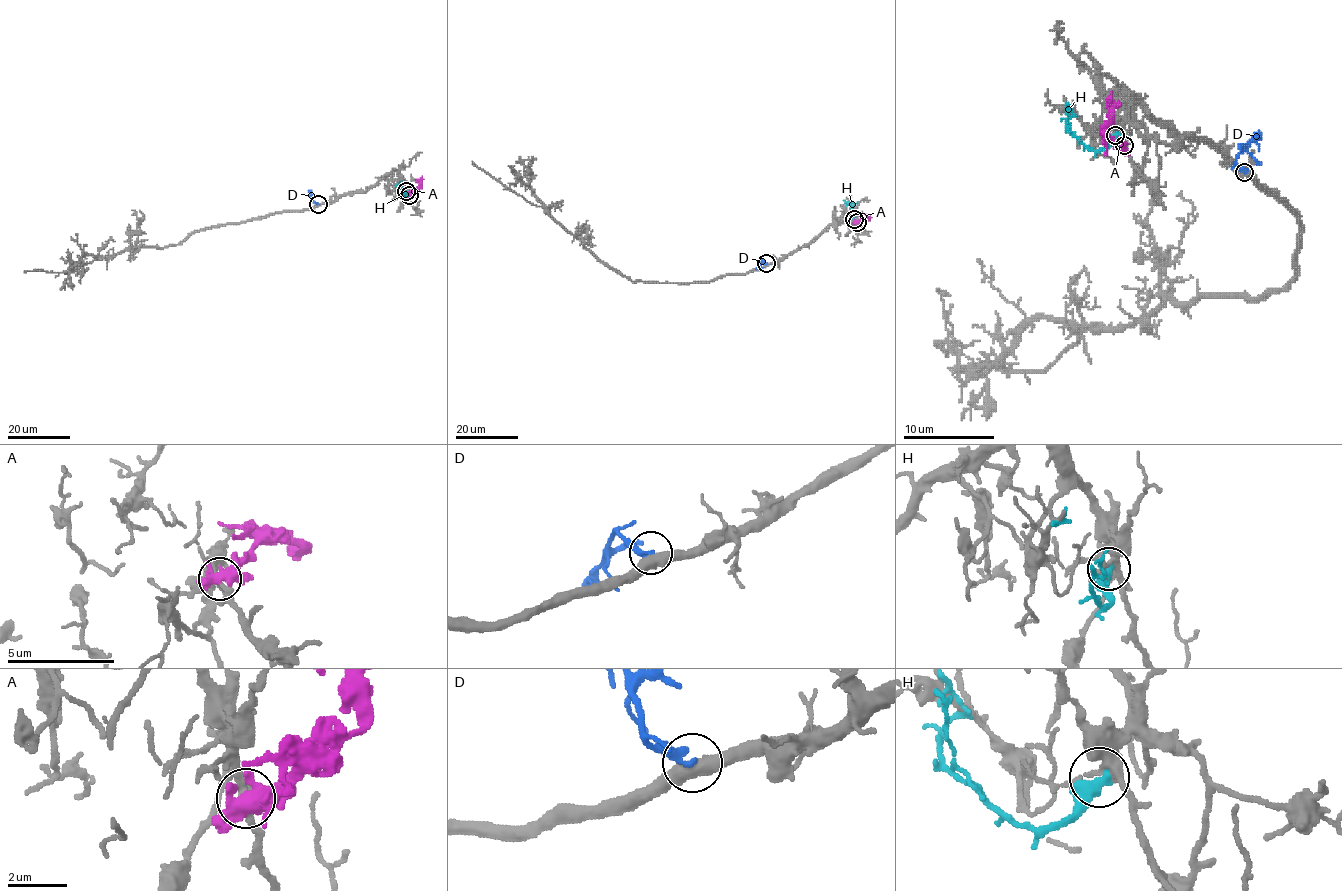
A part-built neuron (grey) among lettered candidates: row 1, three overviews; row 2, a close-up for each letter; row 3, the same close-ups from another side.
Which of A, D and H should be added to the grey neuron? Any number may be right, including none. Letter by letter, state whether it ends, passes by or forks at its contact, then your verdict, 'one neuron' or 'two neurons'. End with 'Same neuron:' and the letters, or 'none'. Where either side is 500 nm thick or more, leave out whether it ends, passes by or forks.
A: it forks; two neurons
D: it ends; two neurons
H: two neurons
Same neuron: none

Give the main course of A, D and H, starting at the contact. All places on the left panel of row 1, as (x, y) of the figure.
A: (409, 195), (421, 187), (415, 179)
D: (318, 204), (313, 201), (309, 189)
H: (407, 191), (405, 196), (398, 185), (402, 180)

